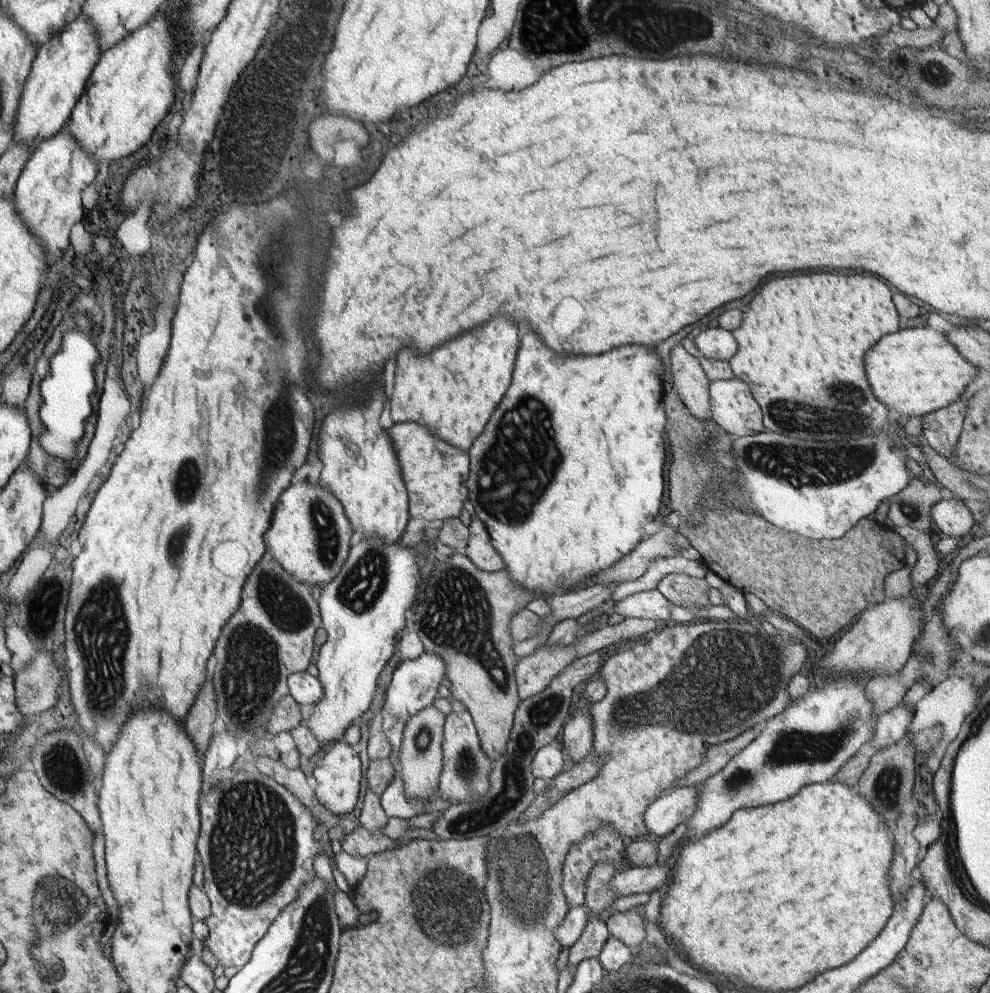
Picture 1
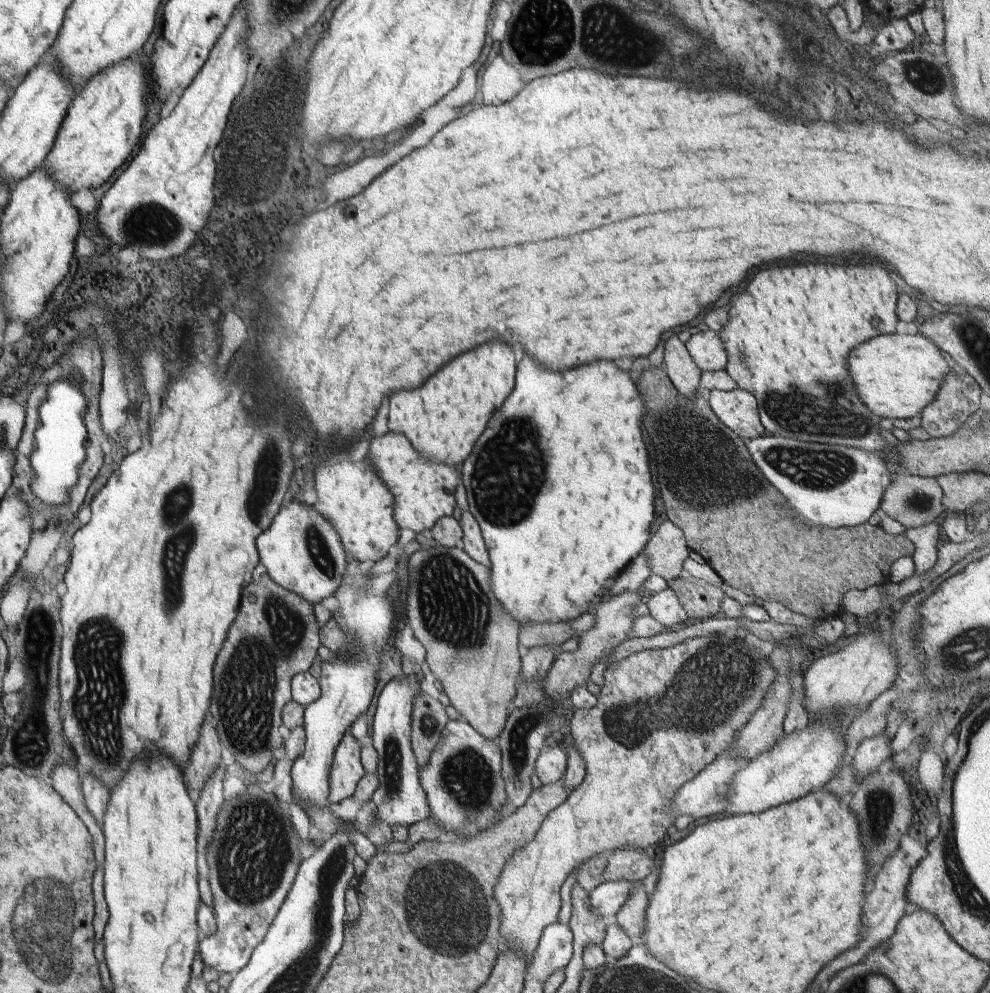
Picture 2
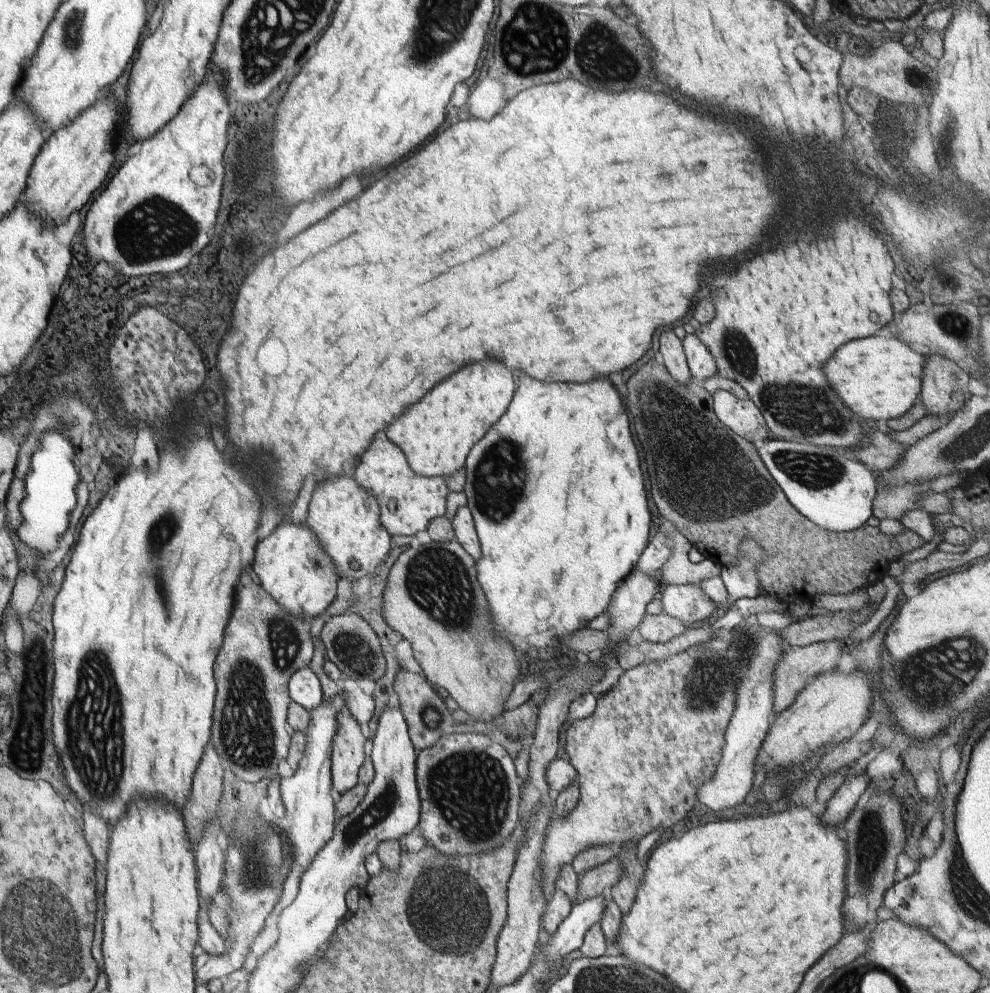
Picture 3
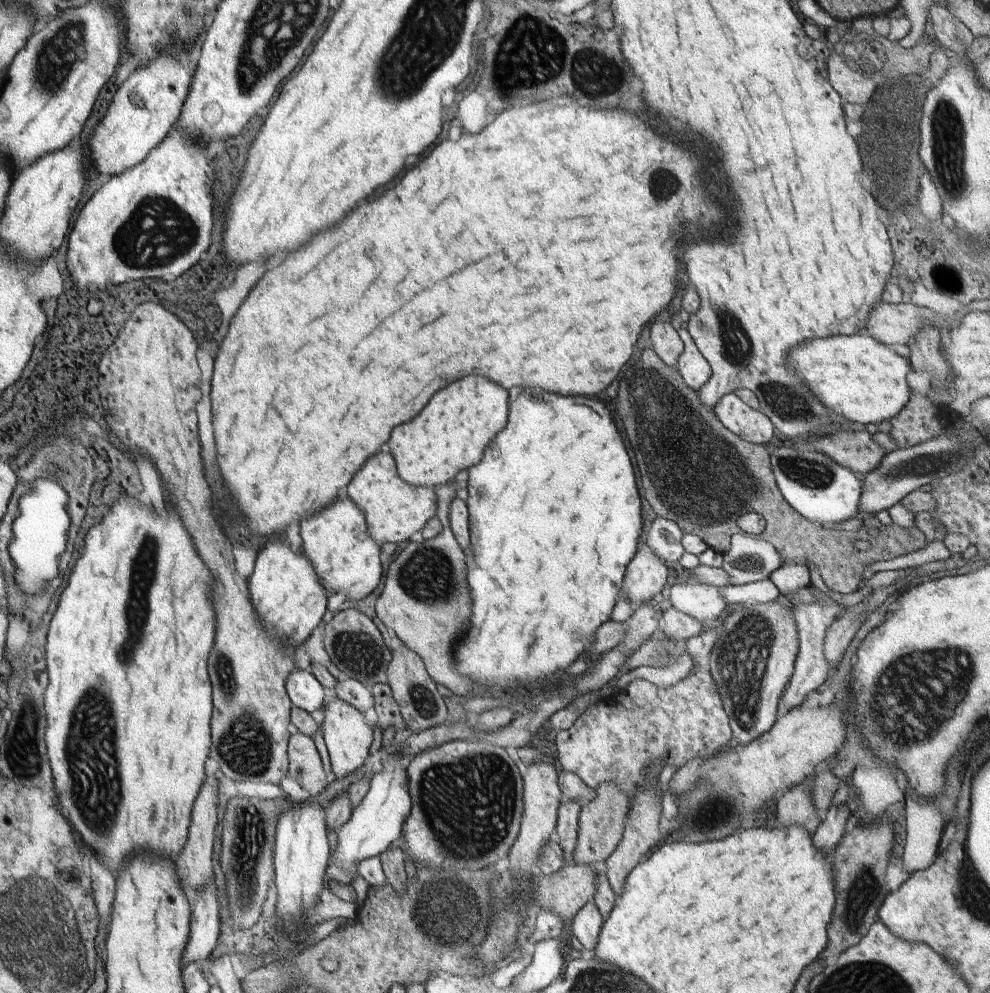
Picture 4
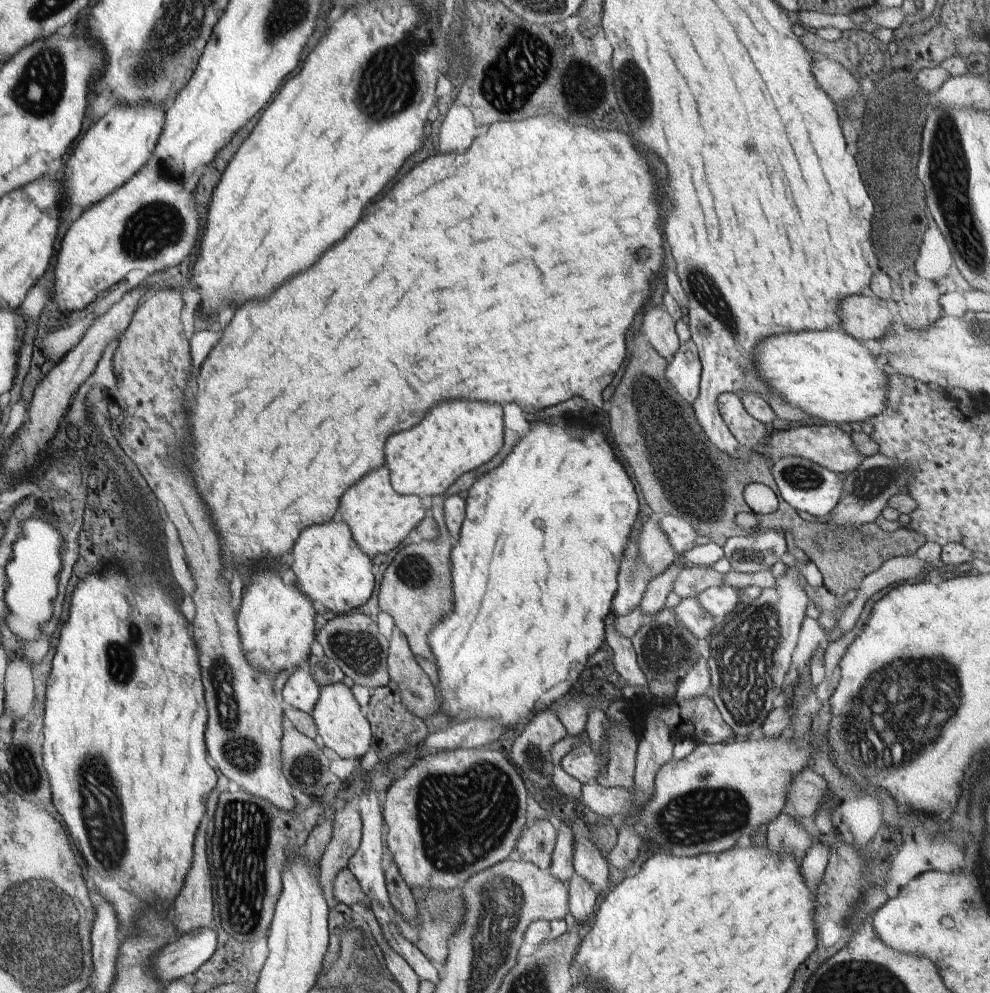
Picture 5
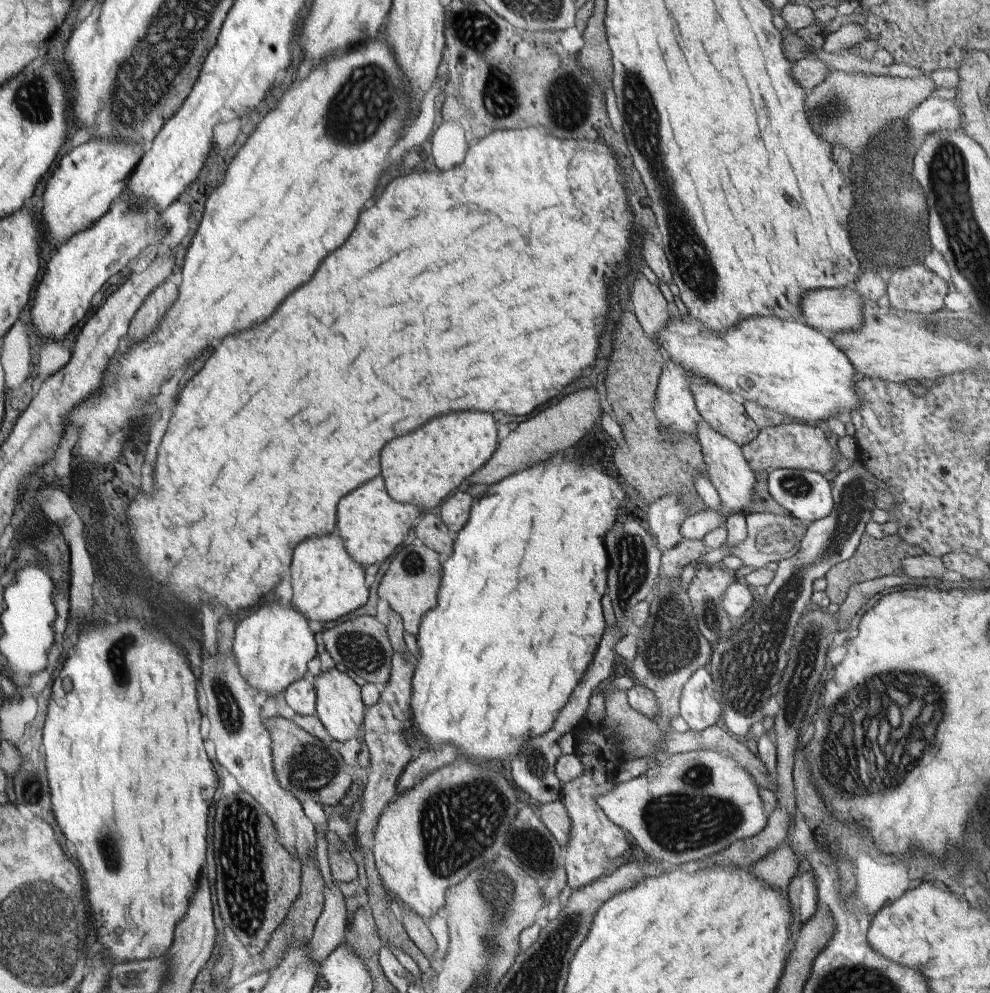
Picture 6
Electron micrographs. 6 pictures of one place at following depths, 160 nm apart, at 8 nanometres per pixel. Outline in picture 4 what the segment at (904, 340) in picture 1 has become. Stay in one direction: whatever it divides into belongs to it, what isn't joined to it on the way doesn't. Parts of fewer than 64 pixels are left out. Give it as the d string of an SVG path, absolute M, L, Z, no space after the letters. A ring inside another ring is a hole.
M866 332L853 335L834 335L805 340L790 349L787 354L787 366L795 373L803 385L811 389L812 394L834 416L846 421L860 424L876 424L896 417L900 410L909 402L910 386L906 375L912 369L911 362L900 356L886 344L878 342Z

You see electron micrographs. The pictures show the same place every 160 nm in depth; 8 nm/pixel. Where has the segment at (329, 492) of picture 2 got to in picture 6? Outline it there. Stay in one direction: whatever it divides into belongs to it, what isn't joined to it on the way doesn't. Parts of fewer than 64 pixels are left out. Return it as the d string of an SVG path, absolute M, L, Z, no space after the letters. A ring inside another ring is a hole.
M336 532L307 538L295 548L291 558L291 604L308 622L318 621L328 626L343 620L368 600L364 569L349 556Z

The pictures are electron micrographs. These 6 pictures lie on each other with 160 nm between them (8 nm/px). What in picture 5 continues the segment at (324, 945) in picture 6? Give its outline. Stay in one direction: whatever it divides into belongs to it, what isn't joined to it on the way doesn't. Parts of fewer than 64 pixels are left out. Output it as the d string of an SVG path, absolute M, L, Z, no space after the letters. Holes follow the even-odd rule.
M348 804L335 812L332 836L319 862L319 885L330 909L339 904L333 893L336 875L347 867L348 861L358 850L361 830L359 810Z

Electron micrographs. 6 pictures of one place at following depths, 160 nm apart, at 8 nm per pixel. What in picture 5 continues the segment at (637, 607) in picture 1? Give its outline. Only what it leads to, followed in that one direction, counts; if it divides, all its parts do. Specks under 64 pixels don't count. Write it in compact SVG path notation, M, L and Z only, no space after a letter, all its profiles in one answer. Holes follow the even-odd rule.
M726 584L710 587L703 590L698 596L701 605L706 607L713 616L724 618L742 602L741 590L732 588Z

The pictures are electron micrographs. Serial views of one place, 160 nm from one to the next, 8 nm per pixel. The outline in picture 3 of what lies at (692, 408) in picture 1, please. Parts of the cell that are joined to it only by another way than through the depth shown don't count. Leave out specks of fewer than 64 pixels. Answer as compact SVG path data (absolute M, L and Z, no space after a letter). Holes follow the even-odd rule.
M673 330L662 332L658 358L676 382L679 384L692 382L690 368L688 367L683 348L683 341L676 336Z

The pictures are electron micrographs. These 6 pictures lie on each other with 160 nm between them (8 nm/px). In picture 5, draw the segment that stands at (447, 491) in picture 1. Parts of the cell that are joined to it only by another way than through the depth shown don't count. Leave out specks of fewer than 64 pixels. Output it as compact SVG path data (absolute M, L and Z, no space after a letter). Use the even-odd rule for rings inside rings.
M386 464L348 488L341 496L338 510L338 518L350 527L358 548L371 559L394 550L428 514L419 496L401 495L392 488Z

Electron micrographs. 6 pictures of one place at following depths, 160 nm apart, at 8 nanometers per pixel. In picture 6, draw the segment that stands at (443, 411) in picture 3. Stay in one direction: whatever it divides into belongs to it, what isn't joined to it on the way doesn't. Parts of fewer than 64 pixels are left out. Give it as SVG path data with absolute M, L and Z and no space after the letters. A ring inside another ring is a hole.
M480 411L454 412L448 416L440 416L430 420L426 426L414 432L414 436L404 436L384 446L382 450L381 477L385 480L386 492L397 503L408 503L418 508L436 508L456 490L466 486L476 471L479 471L493 457L498 444L498 430L492 413Z

